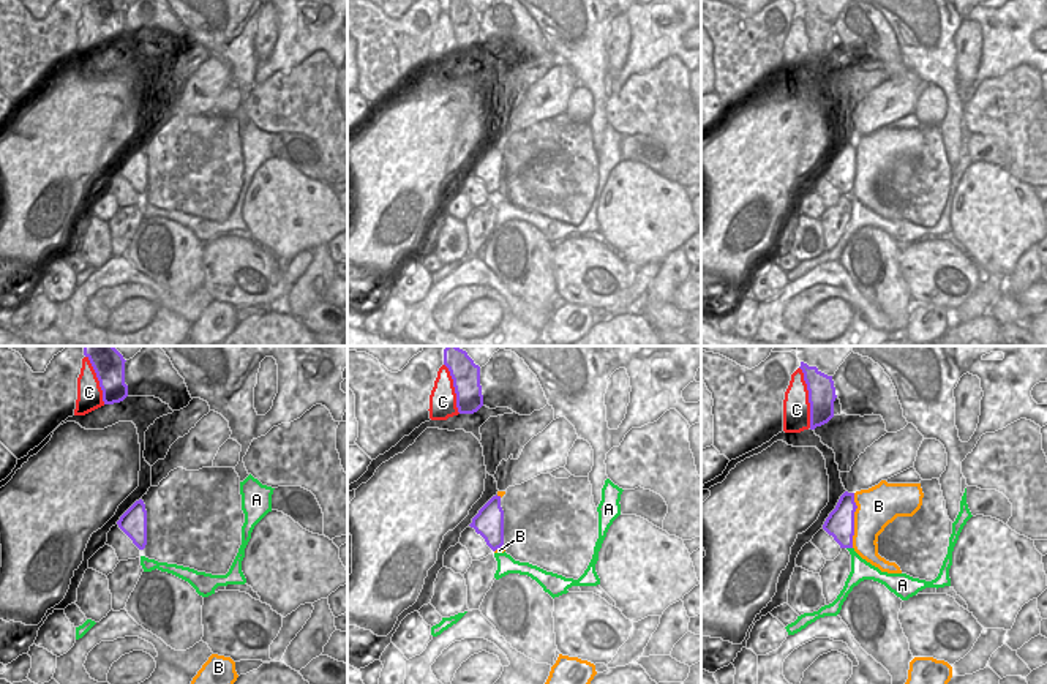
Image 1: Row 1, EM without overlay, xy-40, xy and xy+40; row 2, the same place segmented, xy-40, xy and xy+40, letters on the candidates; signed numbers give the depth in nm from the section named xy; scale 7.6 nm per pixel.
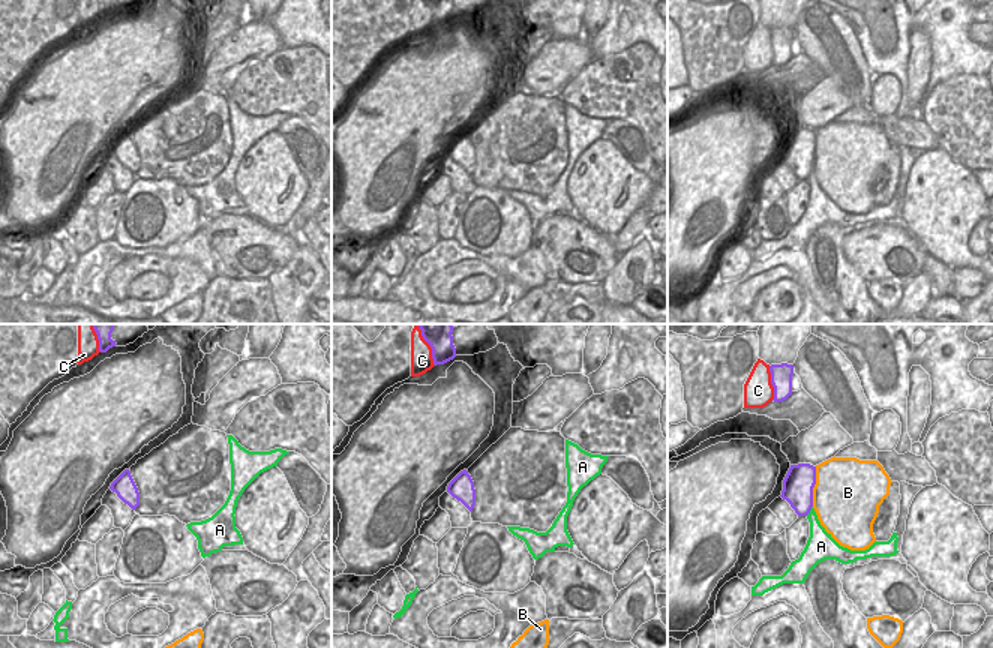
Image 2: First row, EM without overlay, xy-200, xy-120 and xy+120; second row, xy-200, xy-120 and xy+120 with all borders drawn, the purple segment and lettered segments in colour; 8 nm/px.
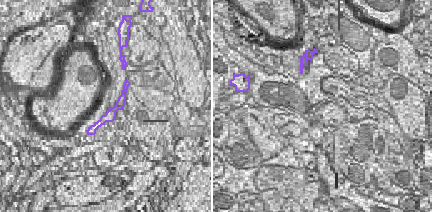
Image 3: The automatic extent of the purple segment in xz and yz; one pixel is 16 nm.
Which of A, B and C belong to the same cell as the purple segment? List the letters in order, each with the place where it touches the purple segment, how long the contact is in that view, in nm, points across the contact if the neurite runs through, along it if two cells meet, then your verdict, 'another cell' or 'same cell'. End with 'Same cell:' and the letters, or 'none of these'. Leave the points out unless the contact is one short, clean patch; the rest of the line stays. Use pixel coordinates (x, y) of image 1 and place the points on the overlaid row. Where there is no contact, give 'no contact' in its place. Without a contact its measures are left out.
A: contact xy+40 (850, 547); length 50 nm; another cell
B: contact xy+40 (853, 520); length 420 nm; border xy+40 (855, 493), (856, 511), (851, 547); another cell
C: contact xy+40 (809, 397); length 480 nm; another cell
Same cell: none of these

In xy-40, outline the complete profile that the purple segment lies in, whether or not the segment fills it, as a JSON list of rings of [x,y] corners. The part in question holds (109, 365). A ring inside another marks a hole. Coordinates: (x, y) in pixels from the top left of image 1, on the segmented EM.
[[[84,346],[84,355],[96,373],[104,404],[123,401],[128,396],[123,355],[114,346]]]

